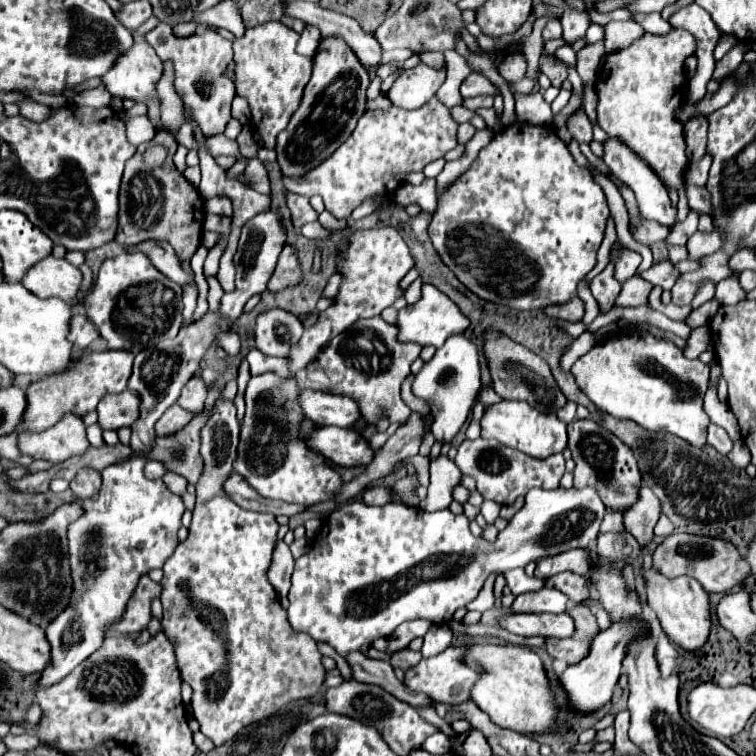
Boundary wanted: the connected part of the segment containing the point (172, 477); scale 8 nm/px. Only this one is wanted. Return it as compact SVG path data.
M166 473L163 477L163 481L167 485L168 489L174 494L182 495L187 491L188 481L177 473Z

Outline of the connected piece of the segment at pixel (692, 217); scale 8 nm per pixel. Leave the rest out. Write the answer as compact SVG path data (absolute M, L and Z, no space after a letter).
M690 211L682 223L678 223L674 229L670 229L670 233L666 237L666 245L686 245L686 241L690 239L690 235L696 229L698 229L698 213Z

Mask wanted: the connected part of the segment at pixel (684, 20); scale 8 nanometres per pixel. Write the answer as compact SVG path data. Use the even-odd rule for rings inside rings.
M690 3L682 9L678 9L674 15L670 15L668 23L672 27L682 27L686 31L690 31L696 37L698 49L696 49L696 57L698 57L698 71L696 77L690 81L688 87L688 101L700 101L706 95L706 85L714 73L714 57L712 51L718 43L718 27L714 25L710 13L706 9L702 9L696 3Z

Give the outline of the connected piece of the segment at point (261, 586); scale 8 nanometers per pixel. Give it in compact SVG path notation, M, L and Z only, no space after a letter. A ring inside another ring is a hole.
M216 401L218 405L218 413L214 413L214 417L210 417L210 421L206 423L206 429L202 429L202 459L204 459L204 471L196 483L196 505L194 505L194 511L192 511L192 523L188 527L188 537L186 541L182 541L174 555L170 557L170 561L166 561L164 565L164 577L160 581L162 585L162 595L160 595L160 601L162 601L162 607L164 607L164 619L162 619L162 629L166 633L166 637L170 641L176 643L176 663L178 663L178 669L182 673L182 679L192 687L192 713L194 713L194 719L200 723L200 731L210 737L214 741L214 745L224 745L228 739L232 739L240 729L248 727L250 723L256 723L256 721L262 721L262 719L268 719L270 715L274 715L280 707L288 705L290 701L296 701L296 699L306 699L306 697L312 697L318 693L318 689L322 687L324 683L324 667L320 663L320 653L316 649L316 641L310 639L306 633L296 633L294 629L290 629L290 623L288 623L288 617L286 617L286 611L282 609L280 601L278 601L278 595L274 591L274 587L268 583L266 579L266 569L270 565L270 559L272 559L272 551L274 551L274 545L276 545L276 533L278 533L278 523L274 519L274 515L270 513L258 513L258 511L246 511L242 507L238 507L224 491L224 481L232 475L232 463L236 459L236 447L238 447L238 435L240 435L240 425L238 425L238 419L236 419L236 407L232 401Z

